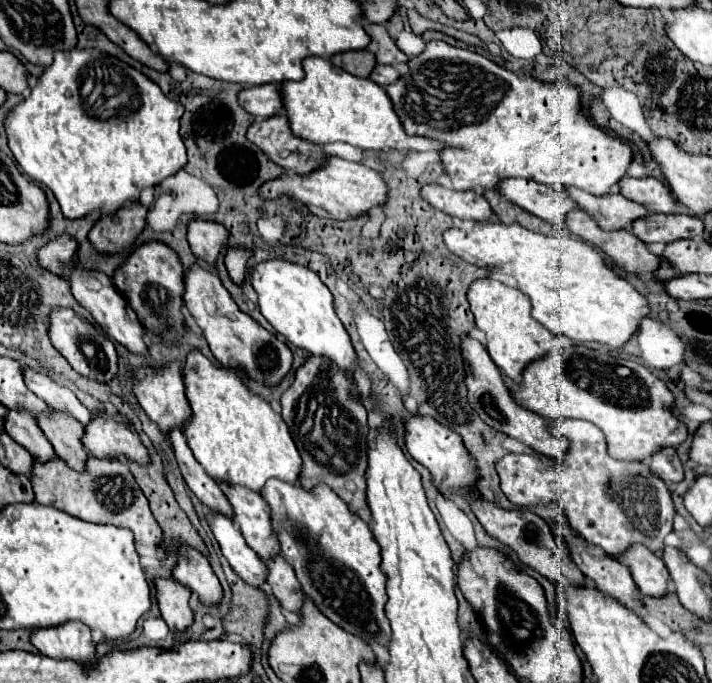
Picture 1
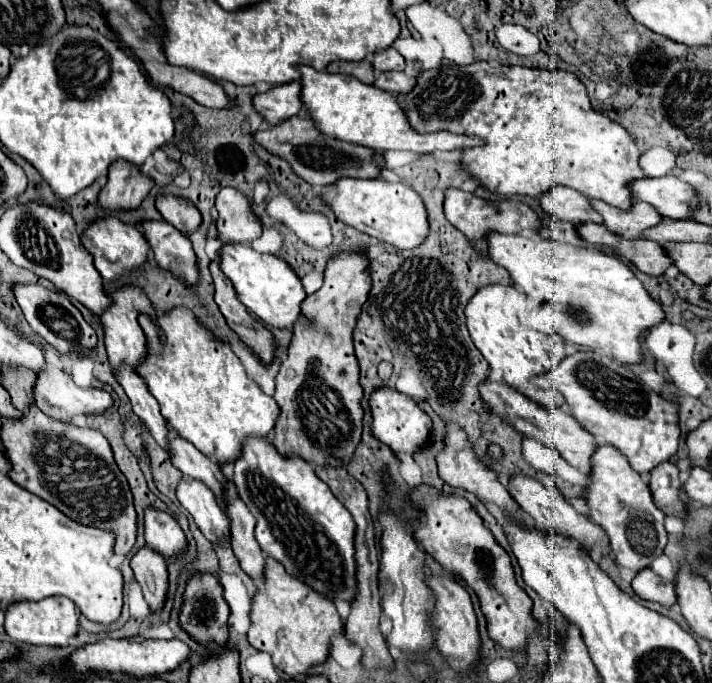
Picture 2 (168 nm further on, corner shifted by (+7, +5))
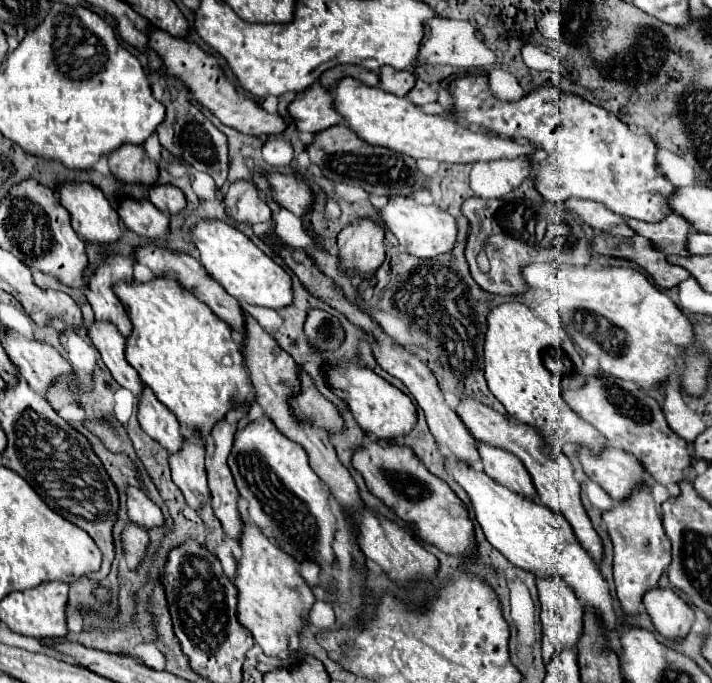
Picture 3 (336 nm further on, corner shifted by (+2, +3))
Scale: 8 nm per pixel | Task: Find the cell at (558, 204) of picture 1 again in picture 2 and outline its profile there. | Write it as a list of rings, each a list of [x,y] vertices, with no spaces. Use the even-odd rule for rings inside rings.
[[[555,187],[541,197],[541,205],[547,213],[571,223],[603,223],[603,217],[591,207],[591,201],[579,191],[569,187]]]

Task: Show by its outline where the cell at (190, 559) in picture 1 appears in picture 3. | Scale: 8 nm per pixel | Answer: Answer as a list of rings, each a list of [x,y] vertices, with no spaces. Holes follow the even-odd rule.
[[[128,487],[128,515],[146,531],[154,527],[164,527],[166,523],[160,507],[140,487]]]

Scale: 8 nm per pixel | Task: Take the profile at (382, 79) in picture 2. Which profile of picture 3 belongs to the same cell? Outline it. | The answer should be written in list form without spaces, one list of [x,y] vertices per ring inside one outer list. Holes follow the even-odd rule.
[[[422,79],[416,81],[416,85],[408,91],[406,95],[408,101],[412,101],[414,105],[422,105],[422,103],[430,103],[430,101],[436,101],[436,93],[430,89],[428,83],[424,83]]]

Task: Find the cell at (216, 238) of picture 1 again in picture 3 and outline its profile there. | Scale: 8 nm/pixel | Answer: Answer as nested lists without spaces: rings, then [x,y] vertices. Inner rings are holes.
[[[154,185],[148,197],[166,215],[178,215],[186,209],[186,197],[174,185]]]

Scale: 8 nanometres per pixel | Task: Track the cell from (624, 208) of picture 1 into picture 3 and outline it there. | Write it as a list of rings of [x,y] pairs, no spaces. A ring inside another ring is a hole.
[[[676,213],[666,215],[658,223],[640,223],[636,219],[624,219],[628,227],[636,231],[636,235],[646,237],[652,247],[664,251],[664,255],[688,255],[686,251],[686,235],[692,231],[688,221]]]

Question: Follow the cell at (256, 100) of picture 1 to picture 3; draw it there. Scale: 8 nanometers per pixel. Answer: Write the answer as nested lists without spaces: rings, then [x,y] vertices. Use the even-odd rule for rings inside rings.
[[[314,83],[306,91],[300,93],[288,105],[290,117],[296,121],[298,131],[322,131],[324,127],[332,127],[332,123],[340,123],[342,119],[334,113],[332,95],[320,85]]]

